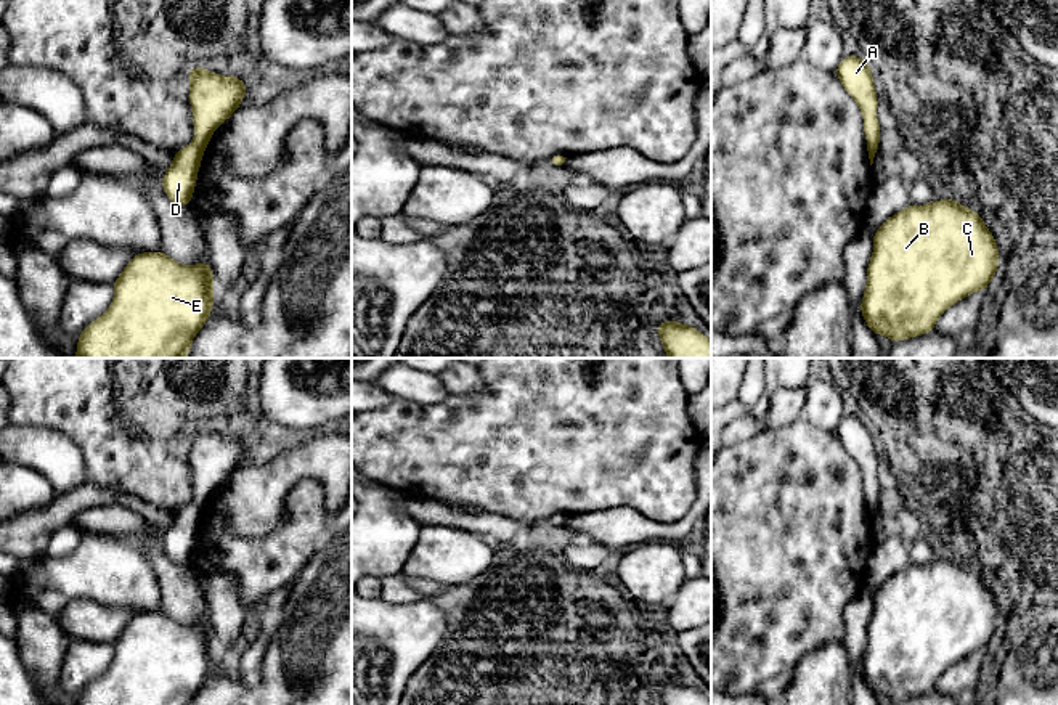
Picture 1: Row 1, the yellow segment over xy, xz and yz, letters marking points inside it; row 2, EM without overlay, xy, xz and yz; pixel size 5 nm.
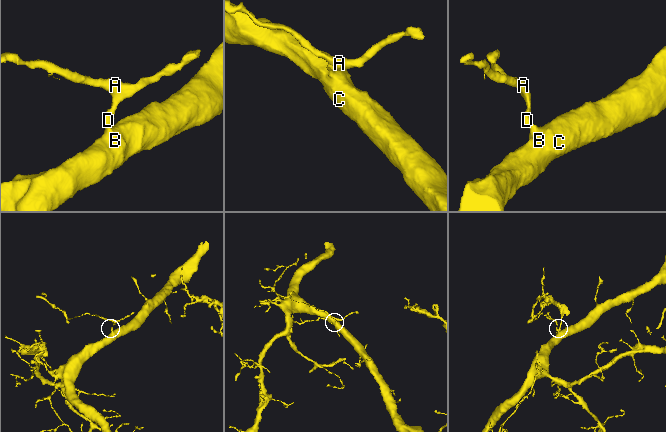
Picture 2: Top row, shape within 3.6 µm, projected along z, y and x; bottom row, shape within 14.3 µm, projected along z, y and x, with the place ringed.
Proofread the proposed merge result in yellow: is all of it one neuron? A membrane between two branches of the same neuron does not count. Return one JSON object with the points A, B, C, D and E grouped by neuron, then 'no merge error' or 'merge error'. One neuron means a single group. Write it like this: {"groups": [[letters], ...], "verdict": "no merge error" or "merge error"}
{"groups": [["A", "B", "C", "D", "E"]], "verdict": "no merge error"}

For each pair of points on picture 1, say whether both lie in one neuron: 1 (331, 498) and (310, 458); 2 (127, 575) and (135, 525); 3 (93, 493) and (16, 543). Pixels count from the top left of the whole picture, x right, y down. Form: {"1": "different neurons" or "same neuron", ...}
{"1": "same neuron", "2": "different neurons", "3": "same neuron"}

